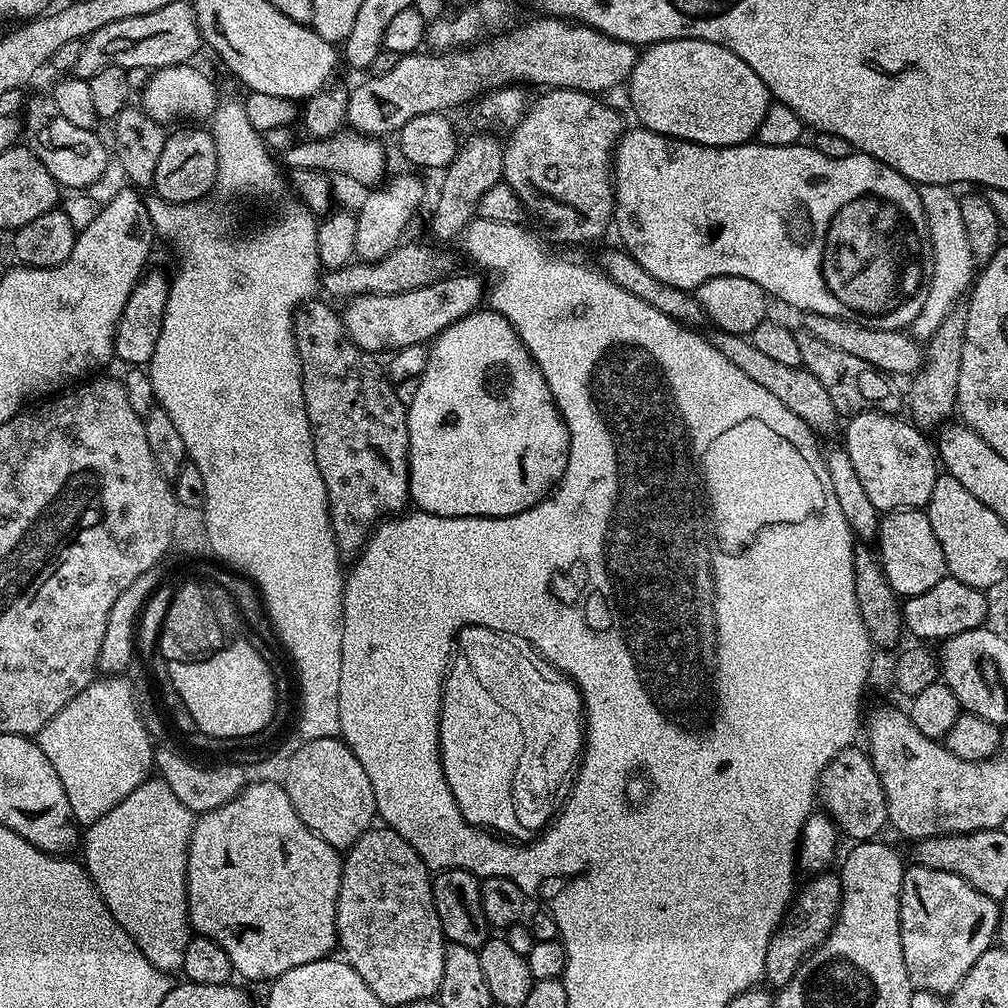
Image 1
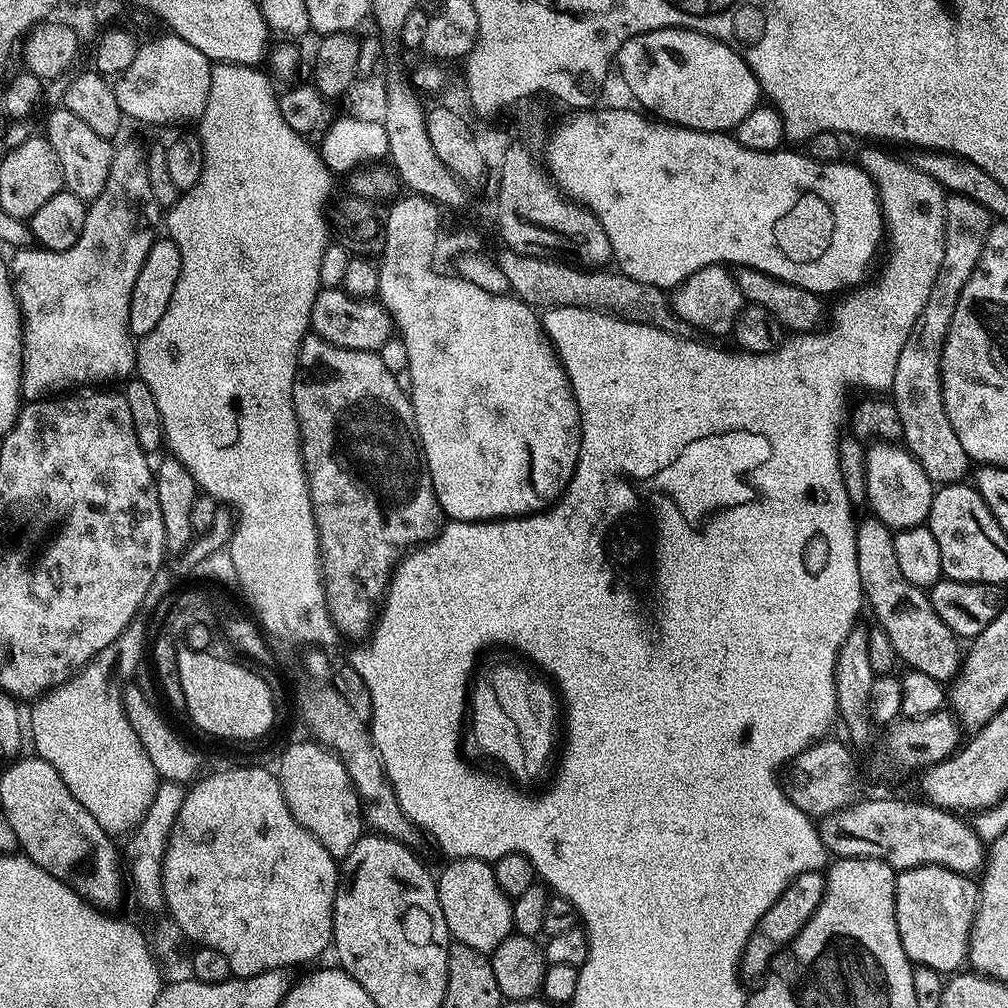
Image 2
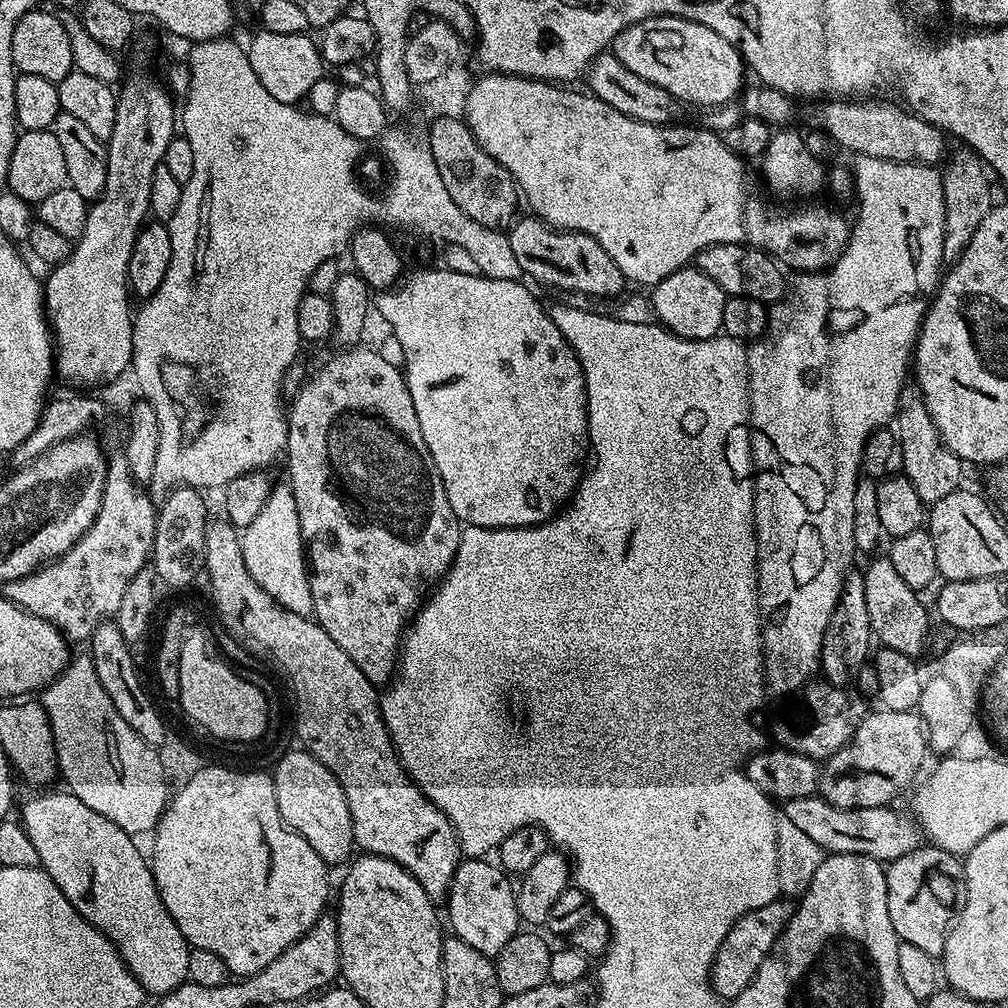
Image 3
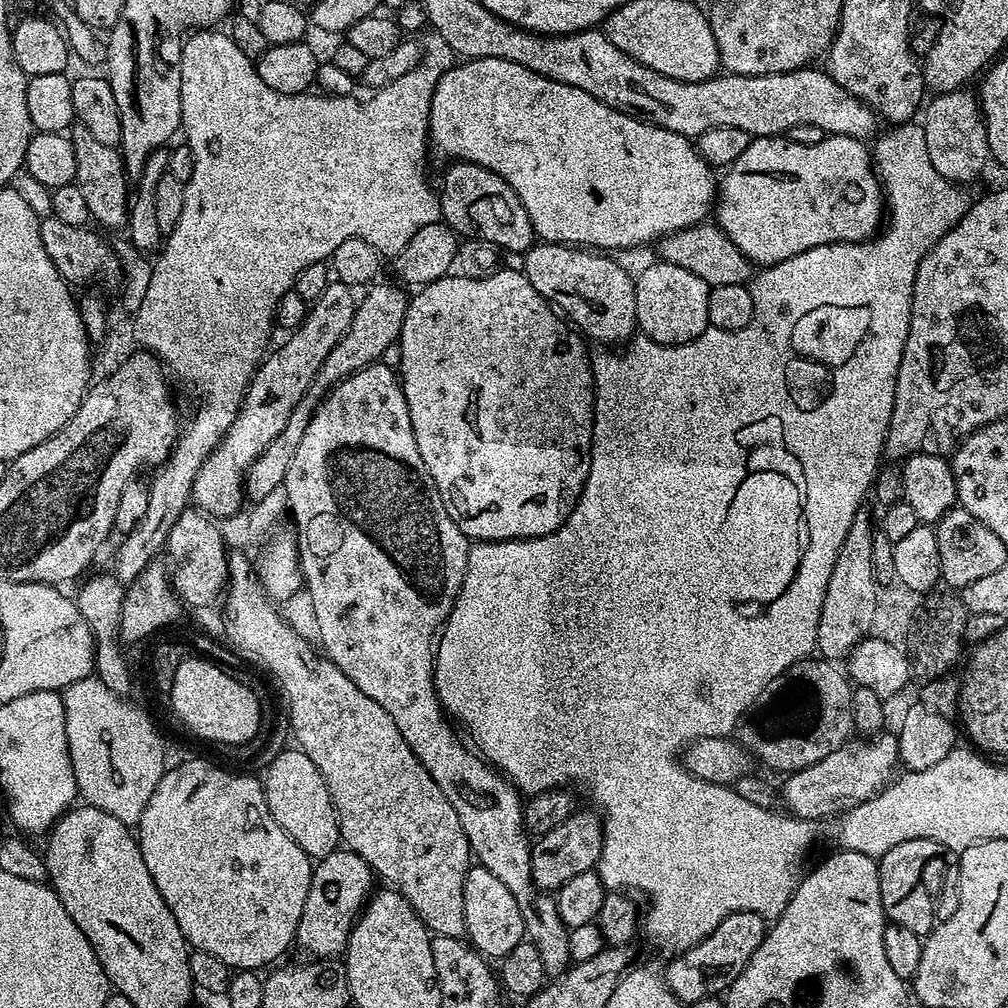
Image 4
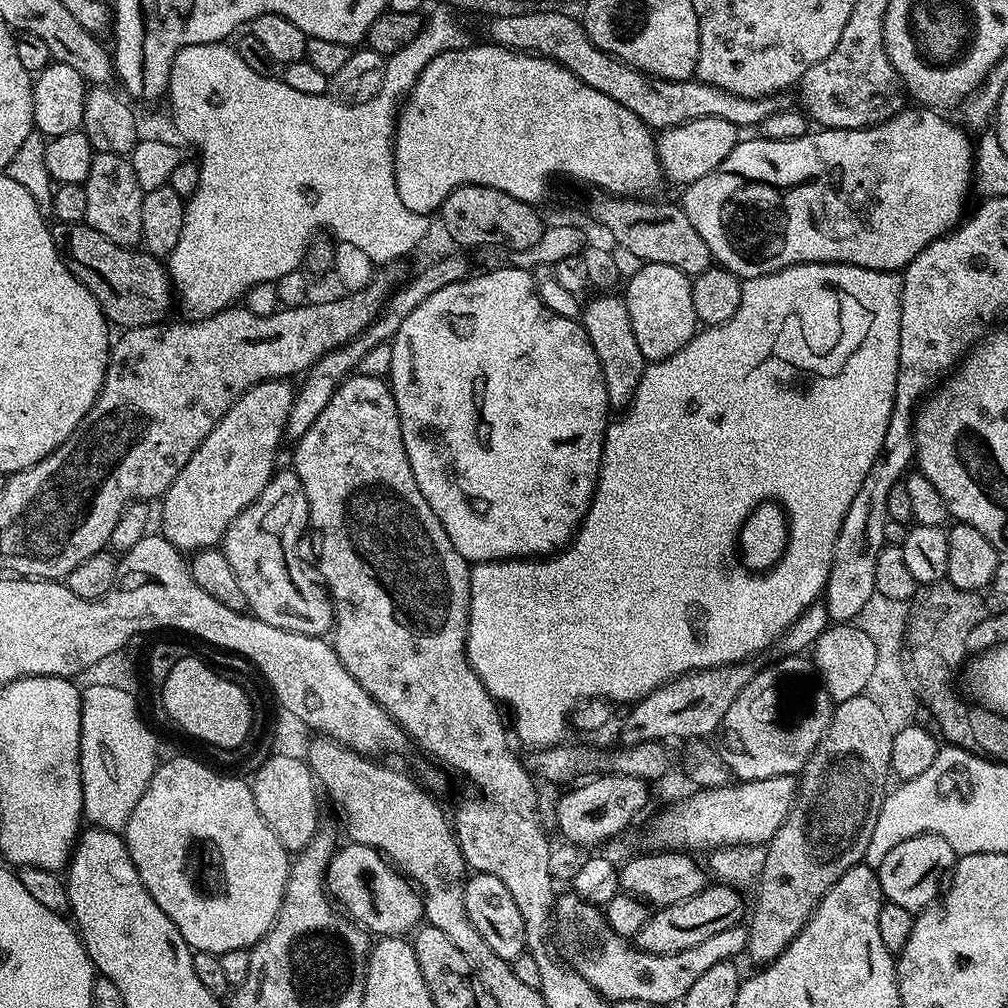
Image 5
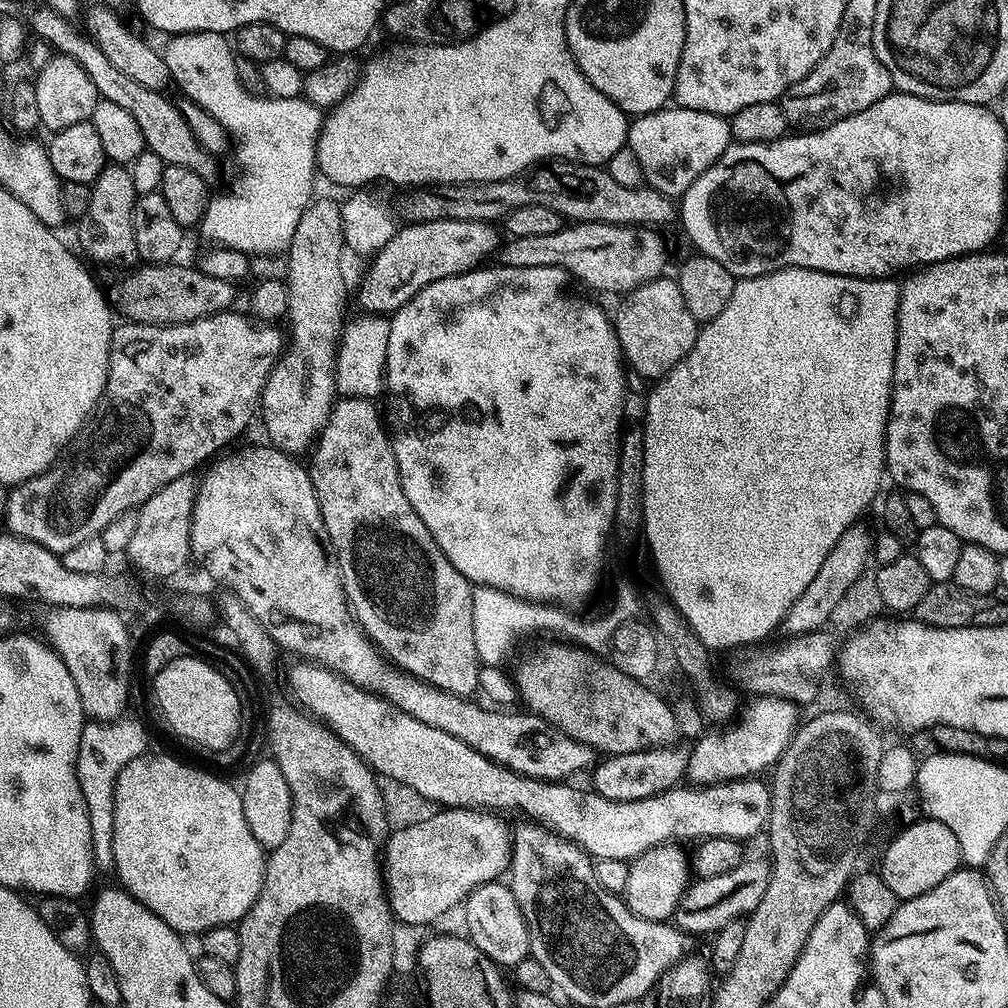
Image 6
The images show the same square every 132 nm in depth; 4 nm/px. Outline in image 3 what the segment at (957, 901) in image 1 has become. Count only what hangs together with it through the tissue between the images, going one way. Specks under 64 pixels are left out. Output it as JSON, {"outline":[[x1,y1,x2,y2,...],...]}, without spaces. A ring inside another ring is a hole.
{"outline":[[921,846,910,850,910,854,902,854,902,858,887,865,886,902,890,906,890,922,894,922,896,937,905,944,918,946,921,950,926,950,926,954,940,958,944,954,950,916,948,920,947,906,927,888,928,879,935,872,959,877,962,872,961,861,939,846]]}

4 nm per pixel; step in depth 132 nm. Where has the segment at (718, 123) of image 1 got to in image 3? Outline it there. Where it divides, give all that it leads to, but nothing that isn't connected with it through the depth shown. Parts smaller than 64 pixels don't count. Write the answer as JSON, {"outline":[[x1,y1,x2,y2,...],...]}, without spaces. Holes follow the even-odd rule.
{"outline":[[667,14,663,16,648,16,645,20,637,24,627,24,627,26,612,39,610,50,616,55,618,62,622,62,622,66,626,66,626,70,634,70,634,74,638,74,638,78,646,78,646,82,652,82,654,86,662,86,662,90,669,92,677,102,684,103,685,100,688,104,702,104,704,108,719,106,733,101,741,93,741,90,746,84,746,81,744,81,746,65,744,61,740,59,740,51,737,50,736,45,731,44,726,38,722,38,722,34,714,34,714,30,710,30,710,26,702,26,697,20,687,20,685,16,670,16]]}

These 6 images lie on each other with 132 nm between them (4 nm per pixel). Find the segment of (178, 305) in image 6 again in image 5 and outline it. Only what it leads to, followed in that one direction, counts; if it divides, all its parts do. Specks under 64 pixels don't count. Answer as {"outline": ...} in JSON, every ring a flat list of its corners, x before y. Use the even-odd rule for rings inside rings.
{"outline":[[87,224,51,225,54,246,60,251,64,265,94,294,98,306,104,312,104,319,117,329,141,328,147,324,158,324,174,308,174,289,168,269,157,257,132,246,121,246,102,238,98,230]]}

